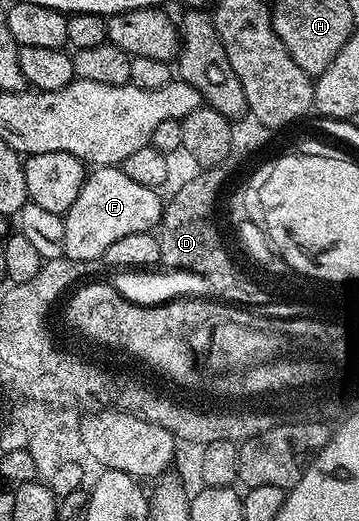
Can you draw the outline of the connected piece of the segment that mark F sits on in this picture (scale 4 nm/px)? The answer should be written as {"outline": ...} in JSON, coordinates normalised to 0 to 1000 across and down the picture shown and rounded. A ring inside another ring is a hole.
{"outline":[[[270,319],[240,336],[231,357],[220,365],[220,380],[192,397],[192,405],[178,409],[181,447],[175,449],[178,489],[203,499],[242,499],[270,503],[290,493],[298,472],[331,457],[354,457],[354,449],[387,449],[435,440],[448,428],[448,409],[454,405],[454,384],[446,384],[440,363],[387,357],[387,349],[373,349],[343,334],[334,319]]]}

